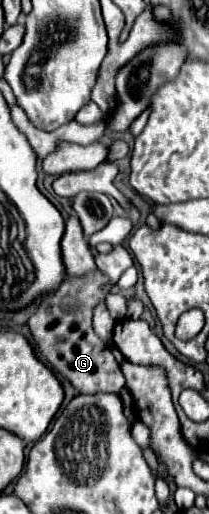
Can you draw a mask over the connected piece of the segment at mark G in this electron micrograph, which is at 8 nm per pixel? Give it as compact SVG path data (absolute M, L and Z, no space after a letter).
M99 271L83 279L67 275L55 293L41 299L35 315L29 319L29 331L39 353L61 377L65 377L75 387L77 393L119 393L125 387L119 363L91 327L93 307L105 299L109 291L111 283Z

